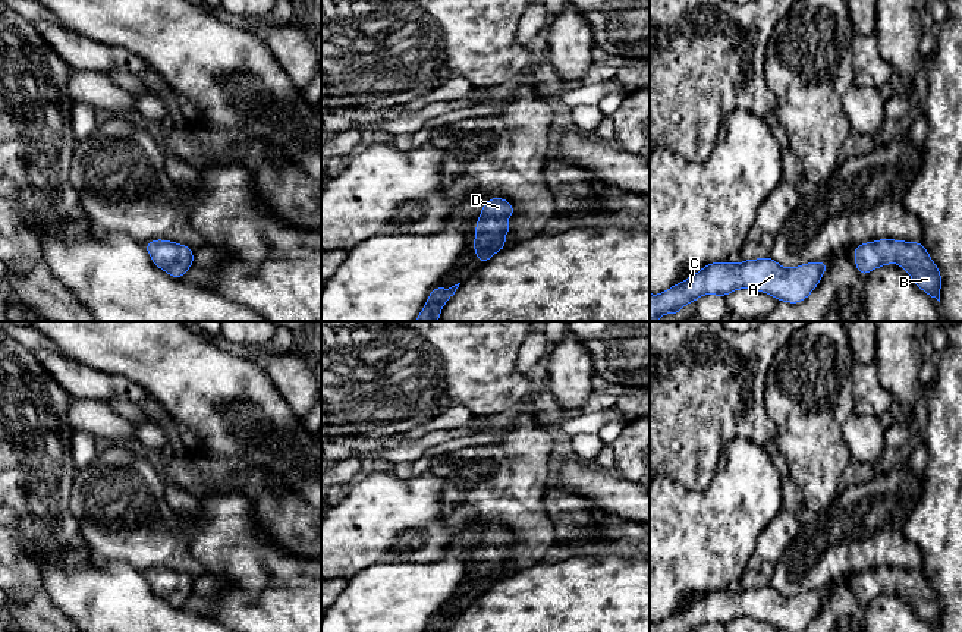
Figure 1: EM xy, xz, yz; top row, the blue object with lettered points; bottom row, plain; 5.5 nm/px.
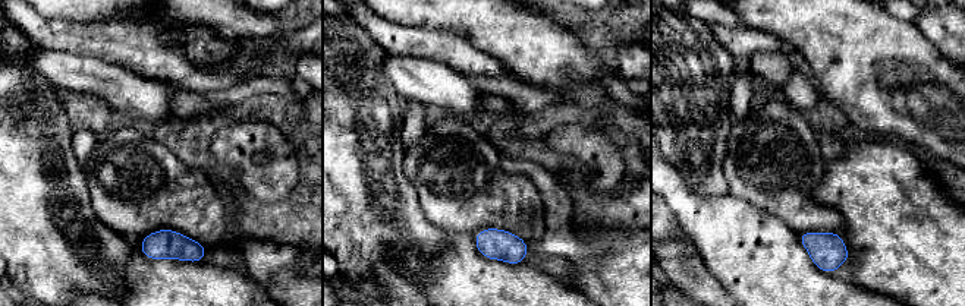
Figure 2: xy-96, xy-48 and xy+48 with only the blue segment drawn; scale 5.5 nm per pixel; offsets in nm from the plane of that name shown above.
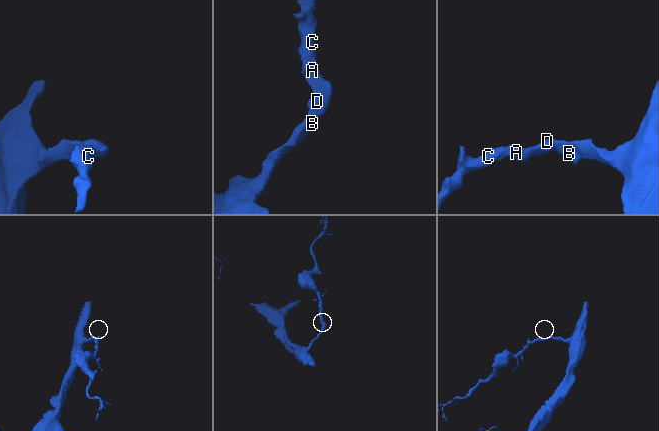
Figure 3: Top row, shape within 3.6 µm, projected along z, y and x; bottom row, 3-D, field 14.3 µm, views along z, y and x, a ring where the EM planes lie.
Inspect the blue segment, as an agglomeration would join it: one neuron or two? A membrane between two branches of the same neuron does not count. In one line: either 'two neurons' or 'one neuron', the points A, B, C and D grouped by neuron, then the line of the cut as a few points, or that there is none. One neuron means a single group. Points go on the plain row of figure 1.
one neuron; groups A B C D; cut none

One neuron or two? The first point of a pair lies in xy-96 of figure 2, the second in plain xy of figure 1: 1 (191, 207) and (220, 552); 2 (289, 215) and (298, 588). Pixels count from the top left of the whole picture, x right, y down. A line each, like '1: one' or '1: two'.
1: two
2: two

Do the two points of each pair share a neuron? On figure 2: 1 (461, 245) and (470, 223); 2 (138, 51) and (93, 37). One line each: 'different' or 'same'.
1: different
2: same

